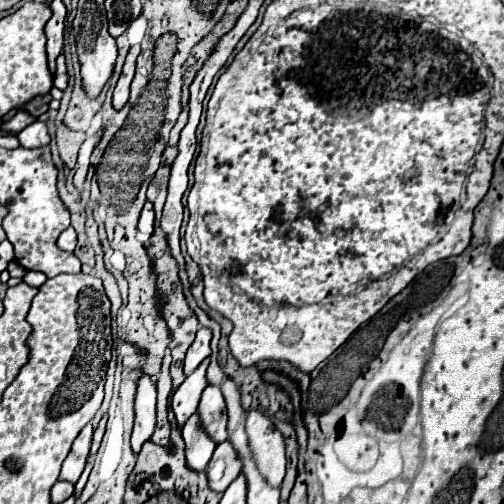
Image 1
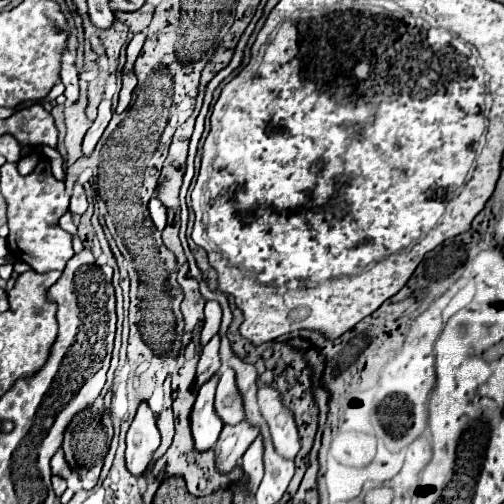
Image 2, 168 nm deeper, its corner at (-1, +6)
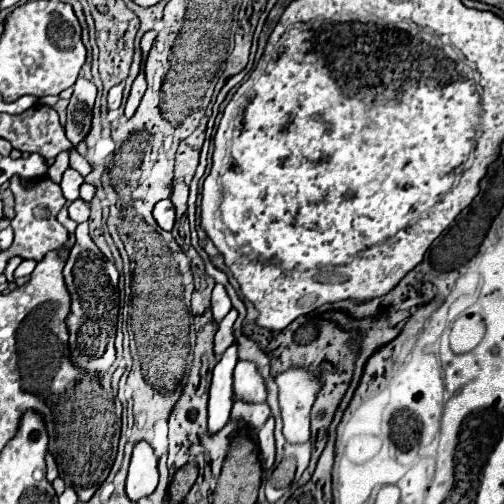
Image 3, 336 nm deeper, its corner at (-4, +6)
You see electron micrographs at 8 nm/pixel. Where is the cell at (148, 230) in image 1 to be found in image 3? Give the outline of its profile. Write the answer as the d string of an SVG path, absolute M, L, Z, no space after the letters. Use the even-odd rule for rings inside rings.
M161 200L155 204L153 208L153 216L157 220L157 224L163 228L163 230L171 230L173 224L175 224L175 208L171 204L171 200Z

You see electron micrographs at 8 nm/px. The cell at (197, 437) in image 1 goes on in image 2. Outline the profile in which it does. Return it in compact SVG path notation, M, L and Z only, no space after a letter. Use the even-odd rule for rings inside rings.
M214 374L208 382L204 382L198 390L198 398L192 410L192 436L198 450L210 450L222 430L222 420L214 410L214 394L216 394L218 374Z

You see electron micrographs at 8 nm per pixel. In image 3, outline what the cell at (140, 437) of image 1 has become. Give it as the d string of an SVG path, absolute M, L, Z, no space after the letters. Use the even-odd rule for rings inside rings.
M139 440L133 448L125 492L131 500L139 500L143 496L149 496L157 488L157 482L159 468L155 450L147 440Z

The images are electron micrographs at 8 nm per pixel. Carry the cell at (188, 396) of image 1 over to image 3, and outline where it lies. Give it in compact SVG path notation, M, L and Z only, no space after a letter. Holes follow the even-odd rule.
M231 310L219 324L219 330L215 334L215 346L213 352L217 358L221 358L221 352L225 352L225 348L229 348L229 344L233 344L233 322L237 318L237 310Z

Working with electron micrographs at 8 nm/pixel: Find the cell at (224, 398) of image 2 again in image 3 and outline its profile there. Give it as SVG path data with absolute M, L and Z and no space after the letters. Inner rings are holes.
M237 362L233 370L233 400L253 400L253 404L265 402L267 390L255 364Z

